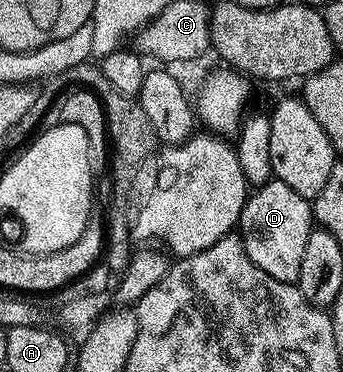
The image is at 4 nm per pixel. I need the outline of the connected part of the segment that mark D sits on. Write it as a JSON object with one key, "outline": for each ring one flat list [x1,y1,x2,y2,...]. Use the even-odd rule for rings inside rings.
{"outline":[[272,177,248,194,247,204,241,209,237,234,243,240,245,253,249,253,249,261,253,261,257,269,265,269,265,273,269,273,269,277,277,281,298,284,301,256,305,254,305,245,309,242,309,233,312,229,313,207,309,200,301,197,301,193,296,193,294,189,289,189,285,181]]}

